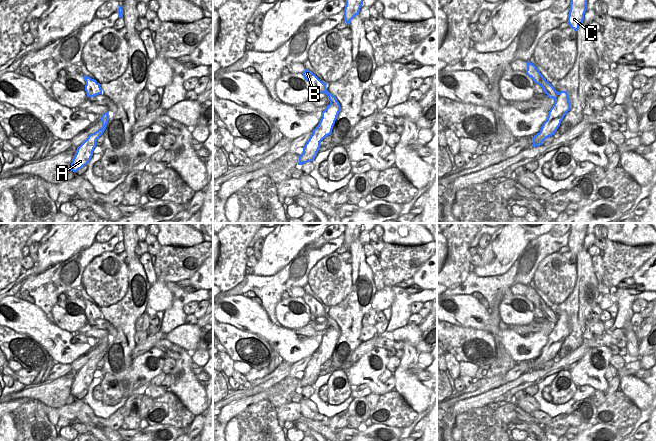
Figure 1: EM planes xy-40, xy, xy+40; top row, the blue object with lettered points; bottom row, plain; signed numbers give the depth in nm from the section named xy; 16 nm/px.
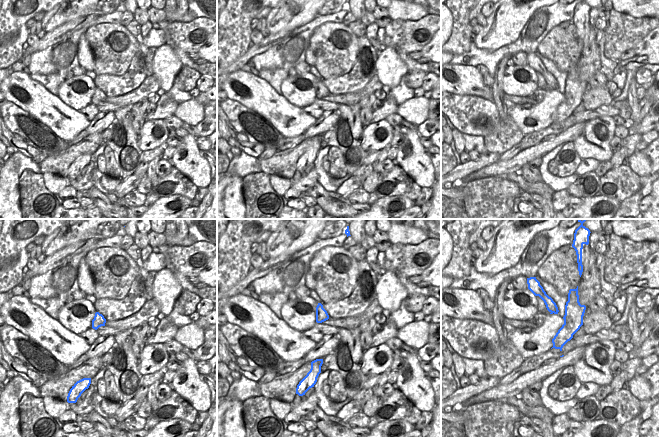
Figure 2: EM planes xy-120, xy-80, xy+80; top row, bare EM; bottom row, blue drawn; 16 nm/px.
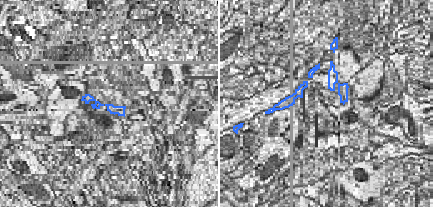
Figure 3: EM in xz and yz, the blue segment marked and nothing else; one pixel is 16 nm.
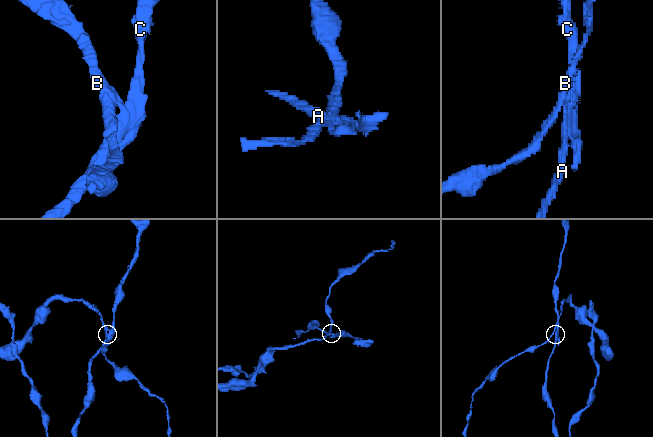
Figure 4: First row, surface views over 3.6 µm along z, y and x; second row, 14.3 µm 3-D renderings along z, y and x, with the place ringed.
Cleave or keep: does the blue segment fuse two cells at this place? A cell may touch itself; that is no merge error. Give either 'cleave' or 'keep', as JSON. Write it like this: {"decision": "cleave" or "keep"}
{"decision": "cleave"}

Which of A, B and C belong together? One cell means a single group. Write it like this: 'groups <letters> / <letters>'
groups A C / B

